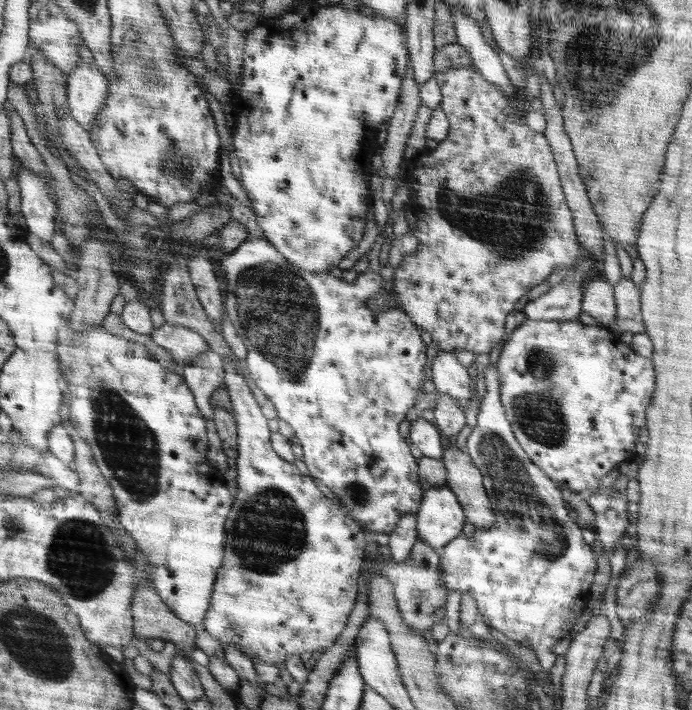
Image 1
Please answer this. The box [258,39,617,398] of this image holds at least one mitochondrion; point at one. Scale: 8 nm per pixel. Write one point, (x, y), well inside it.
(517, 196)

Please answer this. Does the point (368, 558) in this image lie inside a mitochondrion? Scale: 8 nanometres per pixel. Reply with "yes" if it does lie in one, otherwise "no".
no

